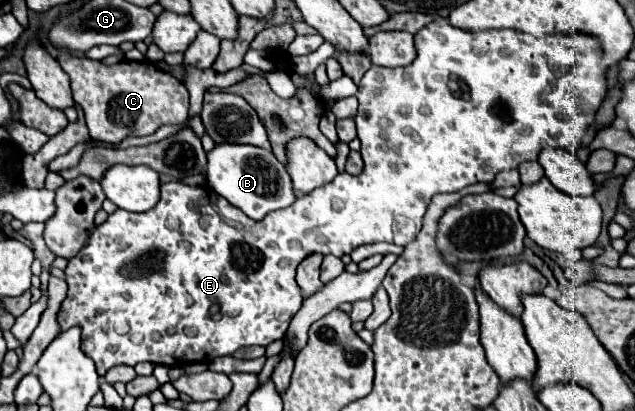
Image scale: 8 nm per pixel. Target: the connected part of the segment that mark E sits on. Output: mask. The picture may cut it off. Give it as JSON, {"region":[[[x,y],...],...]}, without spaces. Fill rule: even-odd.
{"region":[[[432,22],[424,26],[416,34],[416,50],[418,56],[410,66],[404,68],[382,68],[382,66],[372,66],[356,92],[356,98],[360,102],[358,114],[356,114],[356,128],[358,128],[358,140],[361,142],[360,153],[364,160],[364,170],[358,176],[350,174],[338,174],[328,186],[316,188],[312,194],[300,196],[296,204],[276,210],[272,214],[266,214],[264,220],[254,222],[248,218],[244,212],[236,210],[232,204],[224,202],[220,194],[216,194],[208,186],[188,186],[182,182],[168,182],[162,184],[162,198],[160,202],[142,214],[134,212],[124,212],[116,210],[114,214],[108,216],[108,220],[100,226],[94,228],[90,234],[86,246],[76,254],[68,266],[66,266],[66,282],[68,282],[68,296],[60,306],[58,312],[58,324],[60,330],[70,330],[74,326],[82,328],[82,348],[84,354],[88,354],[100,376],[104,376],[110,368],[126,364],[126,366],[136,366],[138,362],[152,362],[152,364],[164,364],[164,366],[174,366],[174,364],[192,364],[192,362],[202,362],[208,364],[218,356],[230,356],[242,346],[268,346],[274,340],[284,338],[290,320],[302,306],[302,290],[296,286],[296,268],[298,264],[310,256],[310,254],[334,254],[334,256],[344,256],[350,254],[354,248],[362,244],[374,244],[374,242],[394,242],[398,246],[406,246],[412,242],[418,232],[422,230],[422,218],[428,210],[428,204],[434,194],[440,192],[458,192],[470,184],[476,182],[492,182],[494,176],[502,170],[518,168],[520,162],[526,160],[536,160],[538,152],[544,148],[568,148],[572,142],[576,142],[586,126],[594,122],[596,110],[600,108],[604,96],[606,96],[606,80],[604,80],[604,70],[600,68],[600,42],[596,38],[586,36],[586,34],[550,34],[542,36],[540,40],[522,34],[518,30],[480,30],[480,32],[464,32],[460,28],[454,28],[450,24],[442,22]]]}

